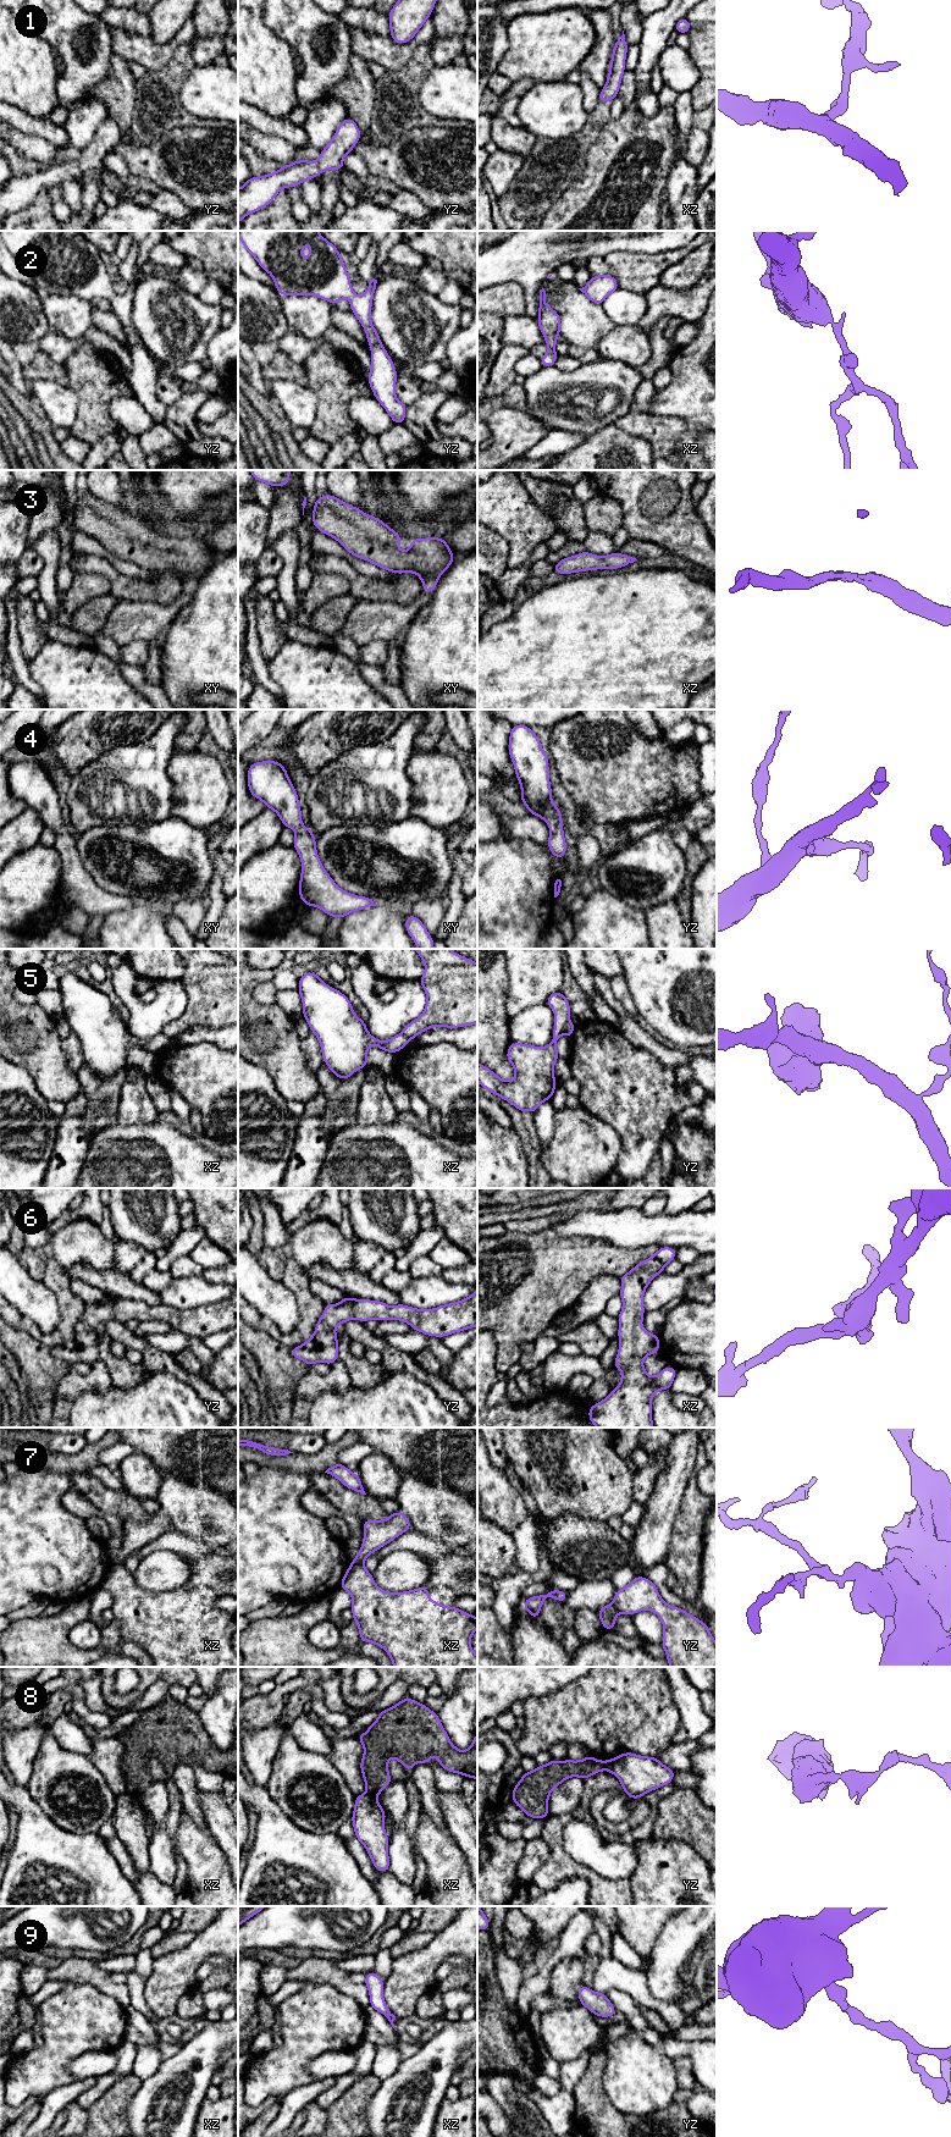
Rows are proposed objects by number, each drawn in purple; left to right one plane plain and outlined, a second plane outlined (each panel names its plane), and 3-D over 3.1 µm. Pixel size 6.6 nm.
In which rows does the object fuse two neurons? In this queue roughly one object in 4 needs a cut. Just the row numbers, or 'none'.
5, 7, 8

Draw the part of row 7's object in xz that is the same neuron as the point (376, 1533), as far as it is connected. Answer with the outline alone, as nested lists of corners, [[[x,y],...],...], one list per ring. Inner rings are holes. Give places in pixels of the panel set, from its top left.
[[[400,1511],[389,1514],[385,1520],[367,1519],[363,1522],[364,1540],[352,1564],[363,1564],[375,1551],[411,1529],[410,1520]]]

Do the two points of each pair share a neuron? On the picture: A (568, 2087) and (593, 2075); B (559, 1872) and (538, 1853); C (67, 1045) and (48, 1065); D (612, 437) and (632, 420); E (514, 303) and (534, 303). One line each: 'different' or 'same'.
A: different
B: different
C: different
D: different
E: different

